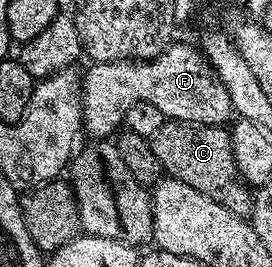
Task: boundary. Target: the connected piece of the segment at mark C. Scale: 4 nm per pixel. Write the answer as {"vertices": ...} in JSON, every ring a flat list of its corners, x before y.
{"vertices":[[168,119,150,138,150,144,167,176,177,177,182,183,190,183,194,191,202,191,206,199,222,203,222,207,234,215,247,218,251,214,254,193,238,171,238,163,234,161,232,134,227,128,201,127]]}

